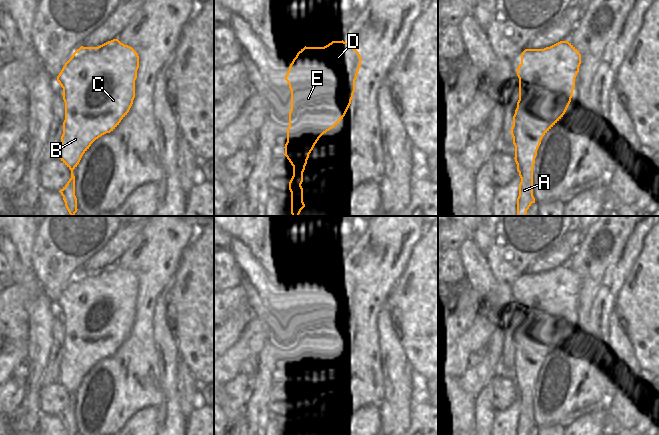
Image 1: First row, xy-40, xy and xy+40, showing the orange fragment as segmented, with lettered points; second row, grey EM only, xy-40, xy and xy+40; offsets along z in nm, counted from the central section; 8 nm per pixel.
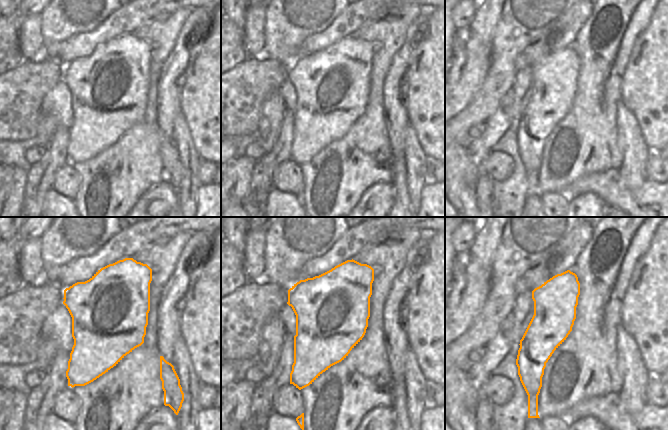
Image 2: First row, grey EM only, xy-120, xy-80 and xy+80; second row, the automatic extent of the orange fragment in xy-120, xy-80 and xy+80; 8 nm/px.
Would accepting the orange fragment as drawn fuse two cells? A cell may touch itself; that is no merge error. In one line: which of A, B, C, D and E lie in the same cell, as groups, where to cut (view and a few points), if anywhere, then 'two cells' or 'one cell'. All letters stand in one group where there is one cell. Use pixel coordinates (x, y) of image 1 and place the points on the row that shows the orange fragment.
A B C D E; no cut; one cell

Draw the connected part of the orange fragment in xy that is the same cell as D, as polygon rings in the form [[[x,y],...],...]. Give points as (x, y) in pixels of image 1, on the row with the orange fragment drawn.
[[[343,40],[332,41],[324,47],[305,46],[289,66],[285,80],[291,90],[291,110],[284,155],[293,166],[293,176],[289,182],[292,216],[299,216],[305,207],[301,184],[309,154],[319,138],[345,116],[355,92],[360,66],[359,52]]]

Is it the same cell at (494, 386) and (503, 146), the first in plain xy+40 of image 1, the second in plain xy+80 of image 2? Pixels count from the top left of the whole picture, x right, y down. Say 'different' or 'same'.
different

